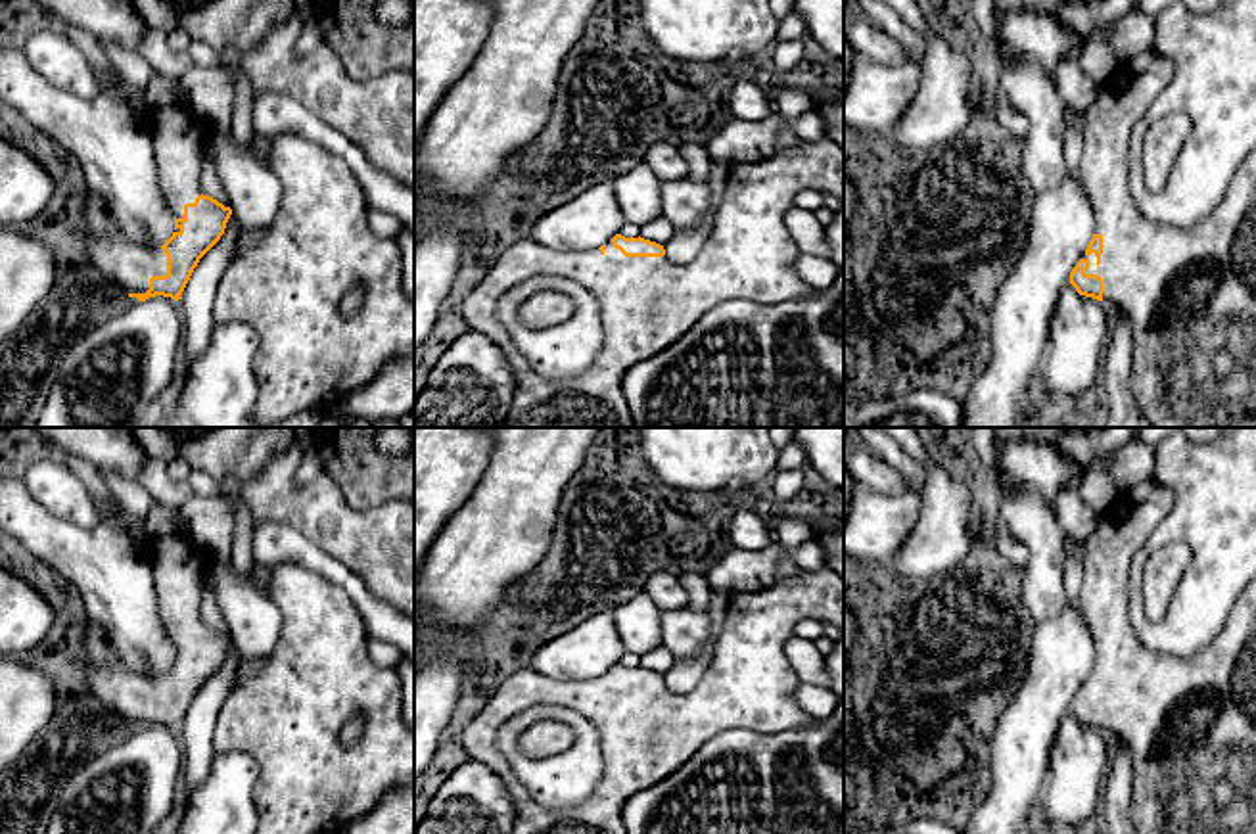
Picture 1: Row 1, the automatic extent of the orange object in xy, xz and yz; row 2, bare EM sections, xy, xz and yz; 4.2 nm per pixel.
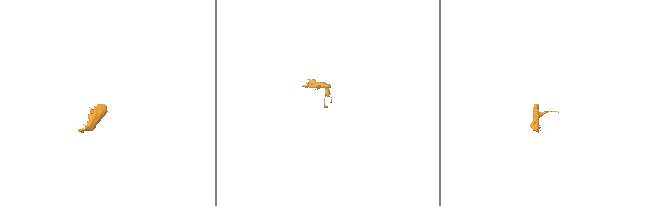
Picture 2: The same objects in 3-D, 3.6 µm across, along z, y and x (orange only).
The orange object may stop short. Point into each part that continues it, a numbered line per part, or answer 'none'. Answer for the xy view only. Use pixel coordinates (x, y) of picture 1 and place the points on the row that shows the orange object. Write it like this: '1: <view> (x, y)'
1: xy (129, 265)

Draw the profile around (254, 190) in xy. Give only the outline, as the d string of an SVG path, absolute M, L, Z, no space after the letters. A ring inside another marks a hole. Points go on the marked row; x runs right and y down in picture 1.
M228 134L217 136L215 167L238 220L234 242L234 259L238 259L240 240L274 220L282 201L282 184L259 153L255 140L236 146Z

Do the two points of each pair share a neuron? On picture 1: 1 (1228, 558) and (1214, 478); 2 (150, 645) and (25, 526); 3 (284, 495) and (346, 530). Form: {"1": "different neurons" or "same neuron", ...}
{"1": "same neuron", "2": "same neuron", "3": "same neuron"}

